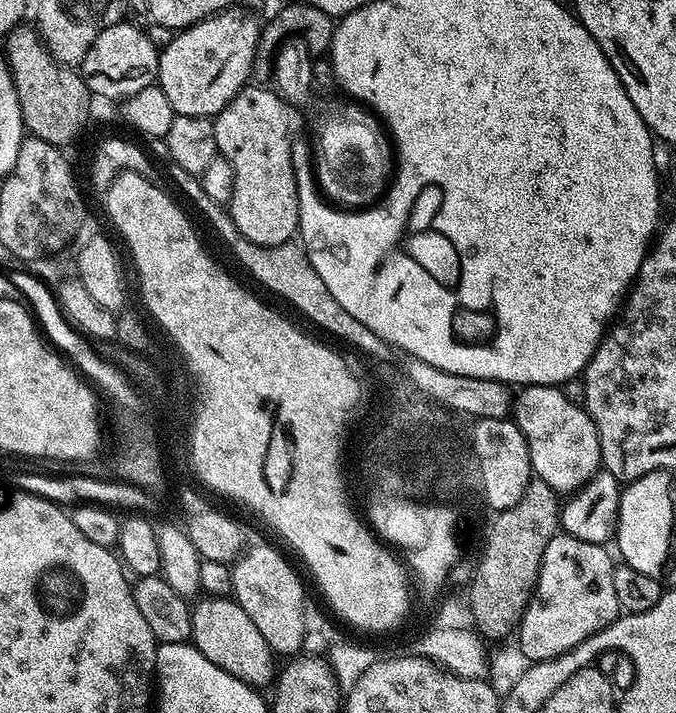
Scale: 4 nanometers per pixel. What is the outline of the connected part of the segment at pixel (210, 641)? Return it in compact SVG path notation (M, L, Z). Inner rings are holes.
M204 598L192 608L192 639L191 643L214 666L226 670L234 678L252 685L257 690L273 683L278 672L278 664L266 638L254 626L246 610L232 598ZM200 604L200 605L199 605ZM273 660L273 661L272 661Z

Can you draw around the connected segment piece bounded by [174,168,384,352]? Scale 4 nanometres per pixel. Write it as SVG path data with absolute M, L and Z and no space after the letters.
M176 168L176 184L192 199L192 204L216 227L216 232L232 247L232 252L238 259L244 263L244 268L249 277L260 277L266 284L272 285L277 291L288 296L290 300L295 300L309 316L313 316L313 322L328 325L328 328L336 329L336 332L343 333L344 336L351 337L356 340L356 344L363 345L364 348L371 349L372 352L384 352L384 348L380 348L380 344L376 344L376 340L372 340L372 336L368 336L367 328L358 321L355 316L351 316L338 306L338 302L334 298L334 294L330 294L330 290L326 290L326 282L320 283L317 279L318 274L314 270L314 266L310 266L308 256L304 252L303 247L299 243L289 242L286 244L278 244L273 248L267 248L261 244L250 242L250 238L246 238L234 226L231 216L221 205L212 201L206 194L206 190L202 190L199 179L191 176L186 170Z

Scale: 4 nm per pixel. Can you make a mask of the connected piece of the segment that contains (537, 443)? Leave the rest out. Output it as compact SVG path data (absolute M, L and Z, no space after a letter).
M529 384L519 389L514 400L514 419L528 443L533 473L558 494L572 494L584 487L591 476L601 471L600 439L587 408L570 402L566 394L550 384Z

